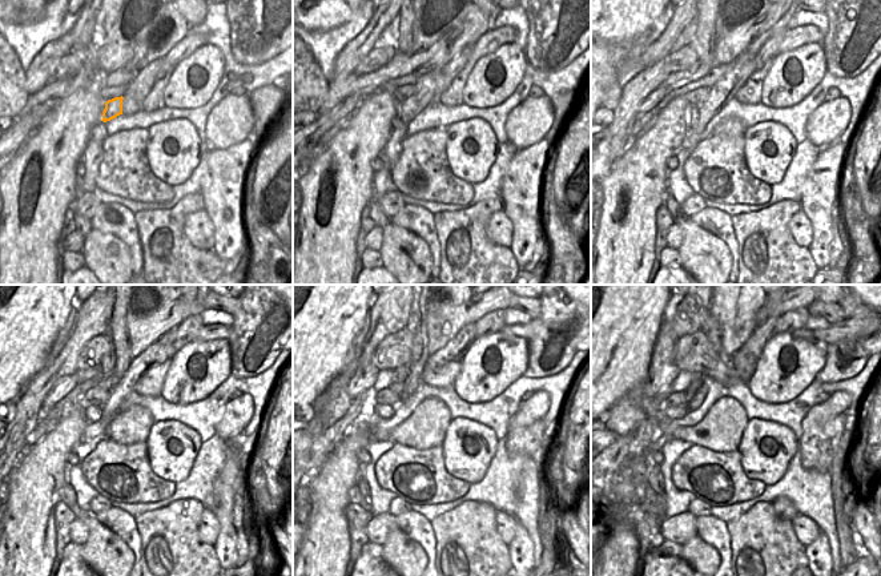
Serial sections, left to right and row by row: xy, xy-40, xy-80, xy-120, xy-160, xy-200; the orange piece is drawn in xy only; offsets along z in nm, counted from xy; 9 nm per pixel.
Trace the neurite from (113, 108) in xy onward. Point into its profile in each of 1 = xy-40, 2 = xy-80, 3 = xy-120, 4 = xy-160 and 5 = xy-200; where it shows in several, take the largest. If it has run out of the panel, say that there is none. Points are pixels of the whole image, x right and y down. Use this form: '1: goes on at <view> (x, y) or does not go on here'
1: goes on at xy-40 (426, 85)
2: goes on at xy-80 (724, 89)
3: goes on at xy-120 (156, 353)
4: goes on at xy-160 (454, 350)
5: goes on at xy-200 (744, 361)

